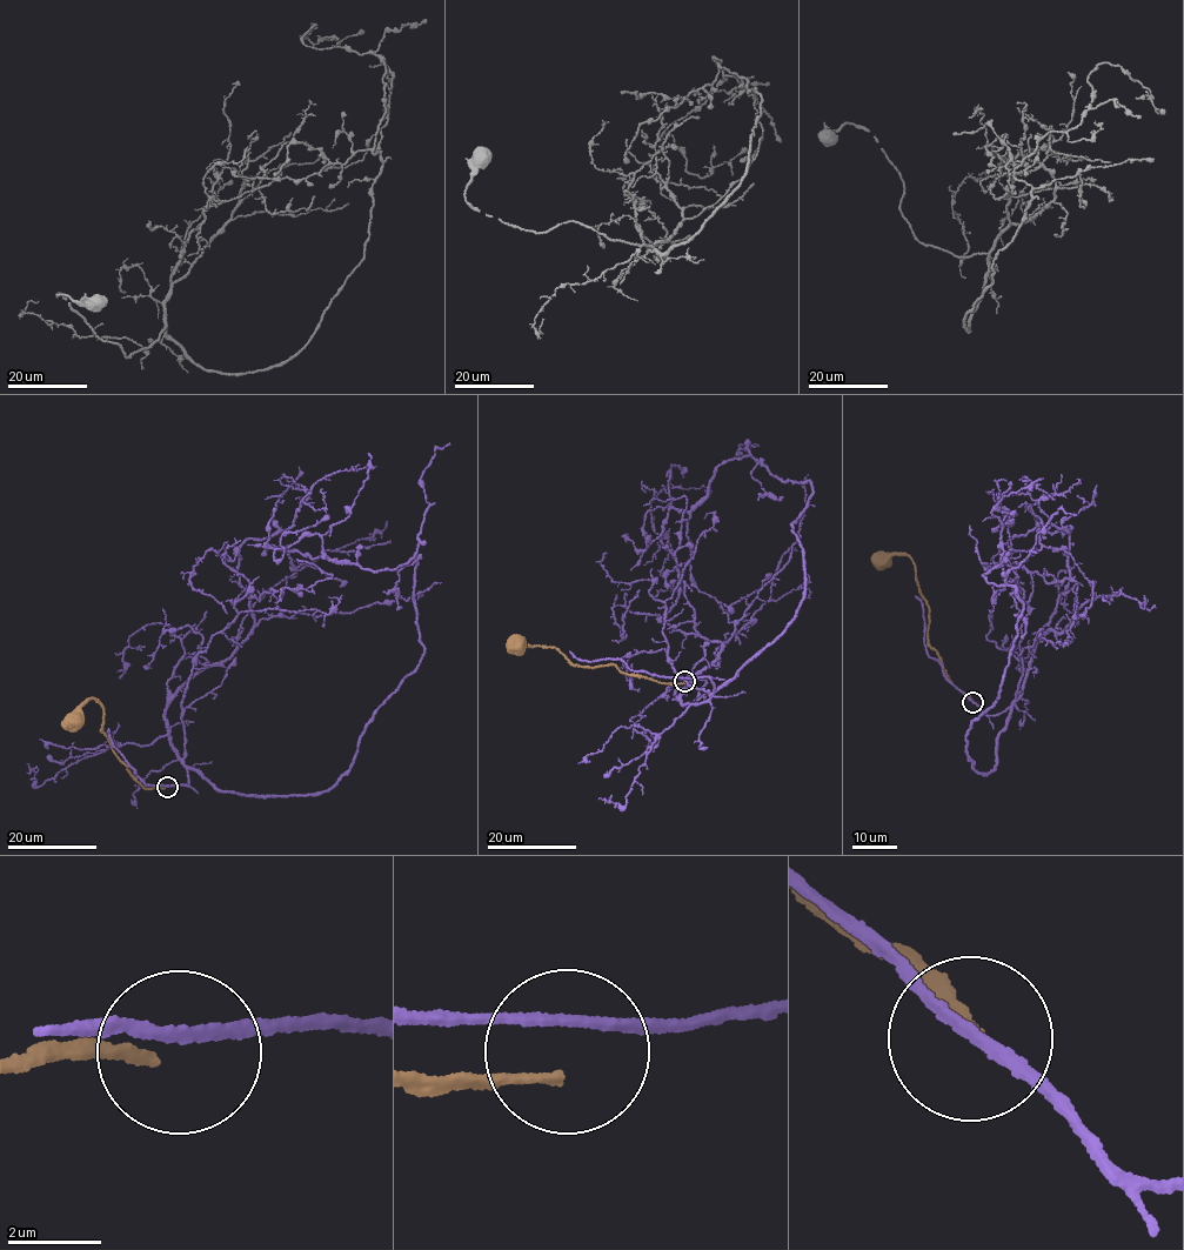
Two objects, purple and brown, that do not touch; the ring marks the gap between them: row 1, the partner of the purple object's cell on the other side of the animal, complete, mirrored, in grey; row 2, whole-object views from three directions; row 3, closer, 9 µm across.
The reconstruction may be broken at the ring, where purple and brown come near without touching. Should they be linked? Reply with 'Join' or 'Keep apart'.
Keep apart

